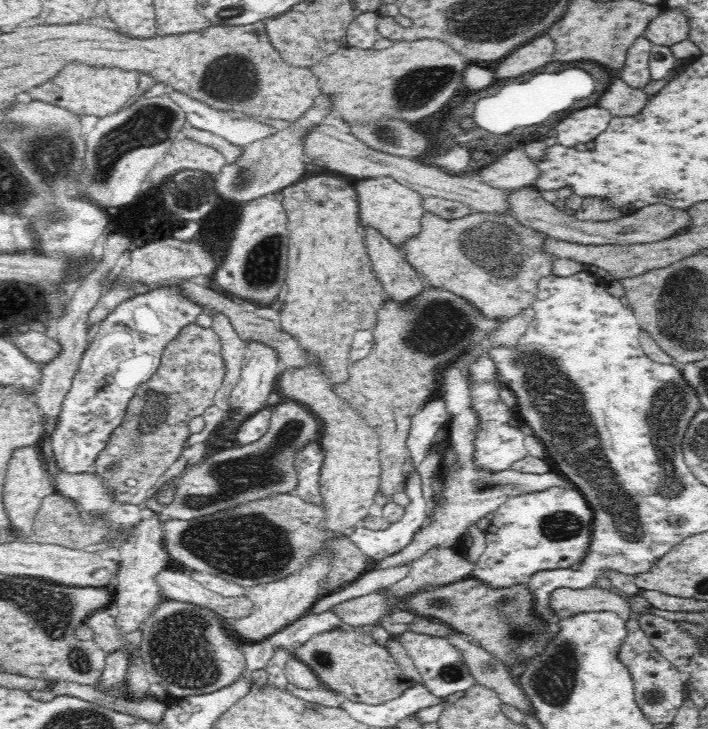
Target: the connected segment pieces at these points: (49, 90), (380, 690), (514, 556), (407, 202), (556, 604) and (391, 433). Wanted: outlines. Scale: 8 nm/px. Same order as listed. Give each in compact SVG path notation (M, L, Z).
M68 63L55 77L35 86L28 93L33 100L65 108L77 115L93 114L105 117L120 111L124 104L130 104L137 98L138 83L138 71Z
M347 627L318 634L297 645L292 655L301 660L322 682L341 698L368 705L384 704L398 698L404 690L417 683L408 679L386 646L380 646L371 633L352 631Z
M552 486L518 495L495 511L485 532L486 548L470 576L492 588L527 585L538 572L570 569L582 562L591 543L594 516L577 488Z
M389 176L373 179L360 179L356 182L360 222L366 227L378 229L398 248L402 248L412 237L421 231L421 218L426 211L423 208L423 195L396 182Z
M599 587L554 589L549 596L549 608L554 616L575 615L584 612L615 612L626 622L631 615L631 604L622 596Z
M426 286L426 288L418 293L414 298L411 298L405 305L400 305L400 303L394 301L394 299L387 298L384 301L384 304L381 304L380 310L377 312L377 324L373 325L373 345L371 351L360 360L356 362L350 363L349 366L349 376L343 383L338 383L333 386L333 391L342 399L345 400L350 408L353 408L365 421L368 426L371 426L375 431L376 435L378 435L380 440L379 446L379 461L381 462L381 482L379 485L379 491L382 492L384 497L391 498L392 494L396 494L396 492L401 492L405 488L406 481L409 480L409 477L404 476L404 464L406 458L408 457L408 451L406 450L406 442L407 437L409 436L409 430L411 428L411 420L413 415L415 415L419 410L422 410L423 405L427 402L426 400L430 400L430 396L439 394L440 386L442 384L442 375L447 371L447 369L451 369L451 363L456 360L456 358L460 358L460 356L464 356L464 354L468 354L476 344L480 344L482 340L485 338L488 339L488 334L492 332L492 330L496 330L498 326L500 326L500 319L490 319L484 316L484 313L478 309L478 307L474 307L472 303L466 301L466 299L454 294L448 289L441 289L440 287L432 287Z

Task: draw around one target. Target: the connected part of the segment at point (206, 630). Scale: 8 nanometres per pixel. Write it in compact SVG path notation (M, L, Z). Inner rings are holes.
M165 599L144 619L139 630L141 630L142 640L138 655L143 660L148 679L160 683L160 686L163 686L172 696L183 699L210 694L236 682L246 669L247 663L242 649L244 644L228 632L221 617L197 604Z

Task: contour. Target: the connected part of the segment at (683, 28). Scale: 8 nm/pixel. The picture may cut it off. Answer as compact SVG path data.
M676 10L661 11L661 13L650 22L643 35L658 46L674 46L689 37L689 26L687 16L676 12Z

